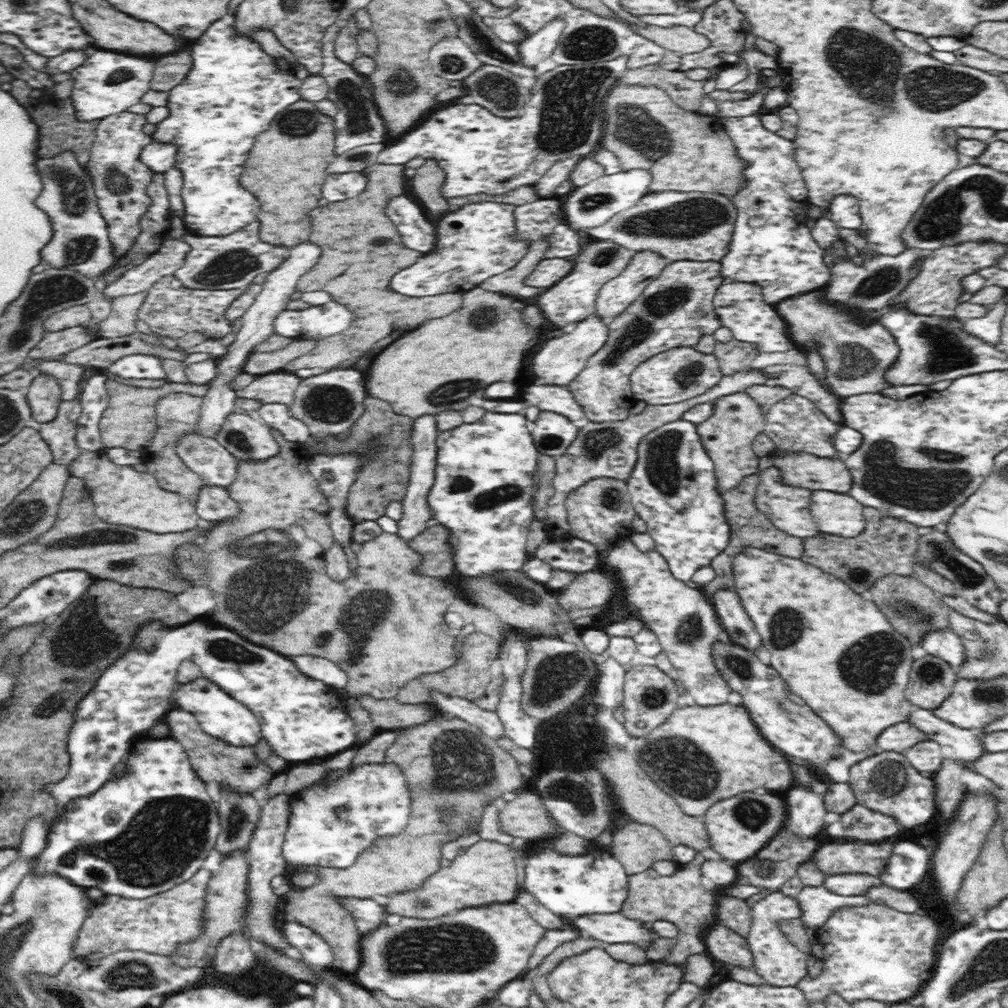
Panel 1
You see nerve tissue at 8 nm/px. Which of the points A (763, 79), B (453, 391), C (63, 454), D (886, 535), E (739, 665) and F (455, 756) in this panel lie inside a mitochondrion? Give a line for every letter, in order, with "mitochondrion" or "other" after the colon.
A: other
B: mitochondrion
C: other
D: other
E: mitochondrion
F: mitochondrion

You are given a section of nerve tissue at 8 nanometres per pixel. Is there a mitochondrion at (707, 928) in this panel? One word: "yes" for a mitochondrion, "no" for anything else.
no

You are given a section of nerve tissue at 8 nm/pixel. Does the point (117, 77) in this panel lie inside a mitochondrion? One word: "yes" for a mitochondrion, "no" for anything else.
yes

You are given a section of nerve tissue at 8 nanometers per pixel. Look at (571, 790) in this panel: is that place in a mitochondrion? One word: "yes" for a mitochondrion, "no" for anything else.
yes

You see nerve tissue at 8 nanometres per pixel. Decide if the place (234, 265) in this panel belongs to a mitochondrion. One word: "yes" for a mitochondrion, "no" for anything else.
yes

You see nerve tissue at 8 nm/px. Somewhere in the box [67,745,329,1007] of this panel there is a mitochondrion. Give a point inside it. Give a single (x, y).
(136, 974)

